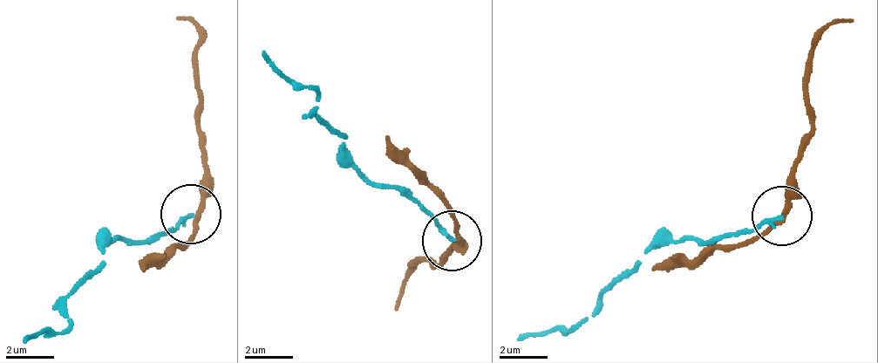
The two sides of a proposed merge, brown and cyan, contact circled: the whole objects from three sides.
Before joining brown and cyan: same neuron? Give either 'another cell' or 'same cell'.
another cell

